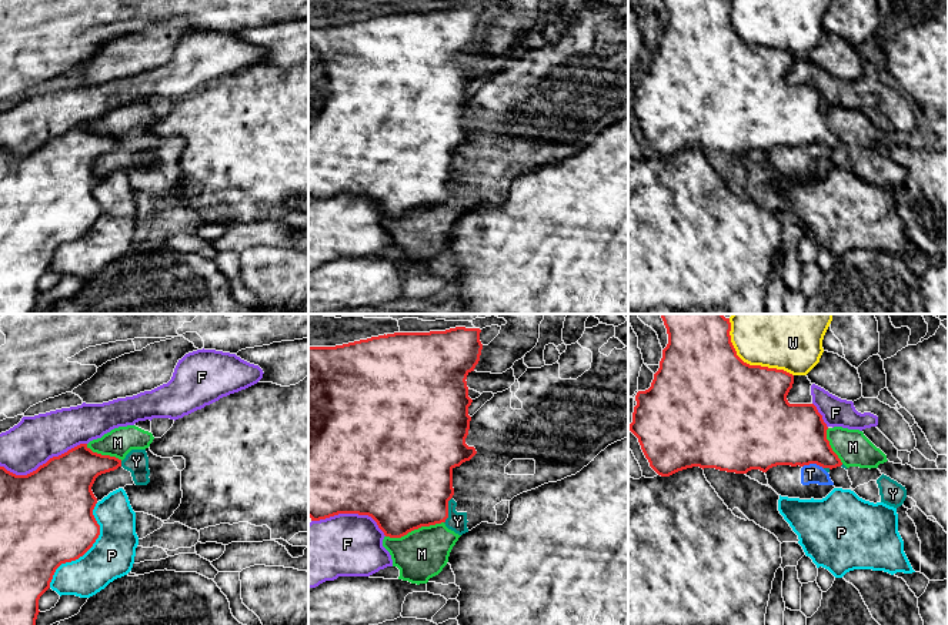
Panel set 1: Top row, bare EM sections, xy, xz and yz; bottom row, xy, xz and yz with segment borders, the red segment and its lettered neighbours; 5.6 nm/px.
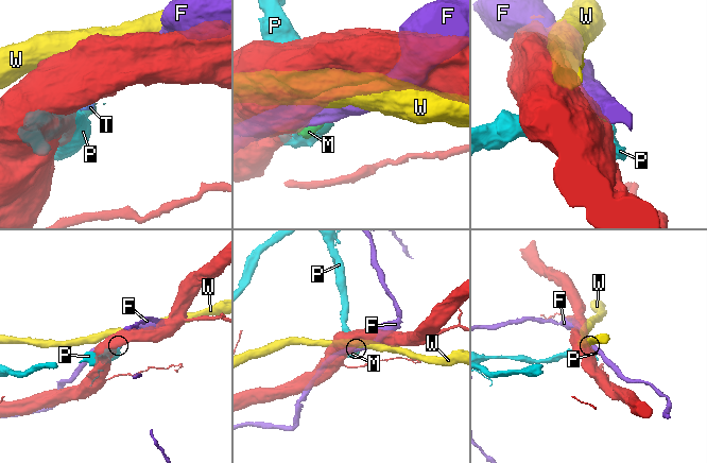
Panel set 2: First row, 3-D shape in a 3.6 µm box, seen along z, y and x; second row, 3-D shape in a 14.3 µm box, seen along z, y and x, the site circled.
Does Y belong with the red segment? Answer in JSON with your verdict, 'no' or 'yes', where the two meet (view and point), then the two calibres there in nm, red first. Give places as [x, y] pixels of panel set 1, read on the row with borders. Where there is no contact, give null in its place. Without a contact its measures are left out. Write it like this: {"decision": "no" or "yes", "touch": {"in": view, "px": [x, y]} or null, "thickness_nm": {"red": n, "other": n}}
{"decision": "no", "touch": {"in": "xz", "px": [447, 510]}, "thickness_nm": {"red": 460, "other": 110}}

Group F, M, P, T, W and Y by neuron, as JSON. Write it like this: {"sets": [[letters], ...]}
{"sets": [["F"], ["M", "T", "Y"], ["P"], ["W"]]}

